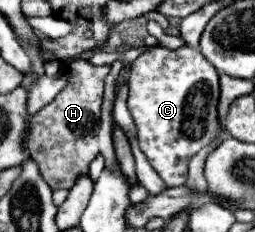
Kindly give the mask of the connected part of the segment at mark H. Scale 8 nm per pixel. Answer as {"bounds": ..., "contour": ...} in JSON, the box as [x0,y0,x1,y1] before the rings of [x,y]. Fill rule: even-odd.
{"bounds":[30,57,108,189],"contour":[[[82,57],[66,61],[64,75],[68,75],[68,85],[30,123],[30,157],[40,165],[40,173],[52,189],[70,189],[80,175],[88,173],[88,165],[98,155],[96,131],[100,125],[104,77],[108,73],[108,65],[94,67]]]}

